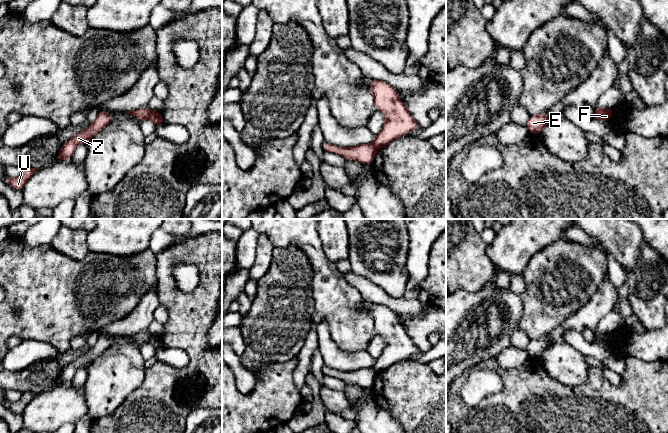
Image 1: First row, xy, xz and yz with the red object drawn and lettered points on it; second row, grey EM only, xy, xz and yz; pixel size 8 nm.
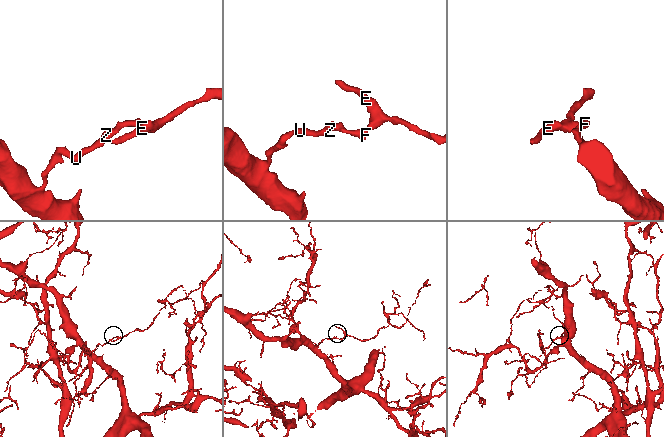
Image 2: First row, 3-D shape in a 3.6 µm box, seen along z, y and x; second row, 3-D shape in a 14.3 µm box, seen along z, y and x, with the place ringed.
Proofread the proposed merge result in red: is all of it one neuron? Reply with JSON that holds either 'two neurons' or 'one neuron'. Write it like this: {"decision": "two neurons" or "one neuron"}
{"decision": "two neurons"}

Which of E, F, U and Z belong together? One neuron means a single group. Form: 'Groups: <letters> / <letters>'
Groups: E / F U Z

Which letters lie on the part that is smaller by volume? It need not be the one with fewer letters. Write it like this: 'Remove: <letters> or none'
Remove: E

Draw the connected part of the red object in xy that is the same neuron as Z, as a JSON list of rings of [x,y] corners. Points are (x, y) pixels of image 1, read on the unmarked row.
[[[101,334],[93,347],[91,347],[85,354],[79,356],[72,363],[68,364],[62,369],[57,381],[57,386],[70,384],[79,368],[88,367],[94,359],[104,353],[111,346],[111,339],[106,334]]]

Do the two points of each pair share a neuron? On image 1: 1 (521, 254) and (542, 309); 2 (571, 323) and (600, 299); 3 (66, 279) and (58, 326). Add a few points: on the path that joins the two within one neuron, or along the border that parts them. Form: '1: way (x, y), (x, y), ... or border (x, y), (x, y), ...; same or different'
1: border (542, 249), (530, 259), (521, 274); different
2: way (578, 322), (594, 306); same
3: way (65, 291), (58, 298), (58, 314); same

